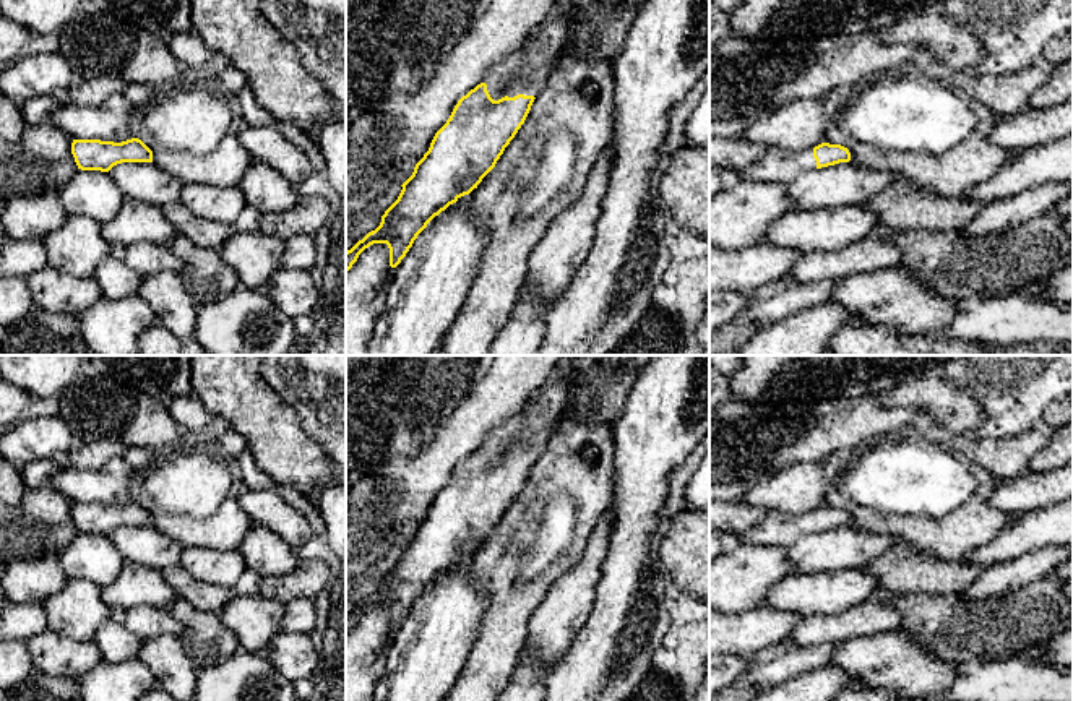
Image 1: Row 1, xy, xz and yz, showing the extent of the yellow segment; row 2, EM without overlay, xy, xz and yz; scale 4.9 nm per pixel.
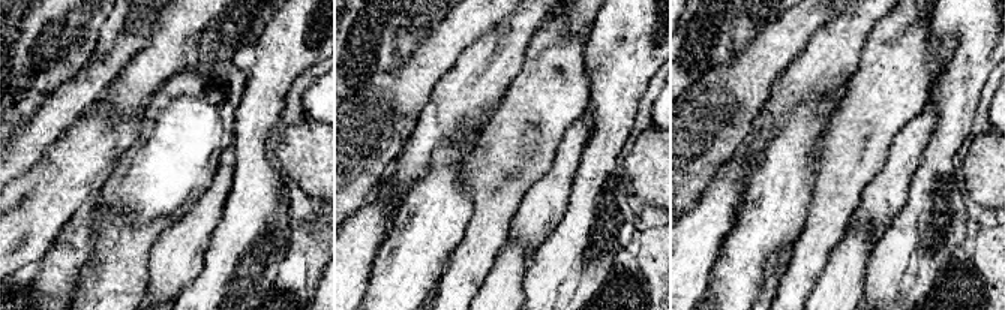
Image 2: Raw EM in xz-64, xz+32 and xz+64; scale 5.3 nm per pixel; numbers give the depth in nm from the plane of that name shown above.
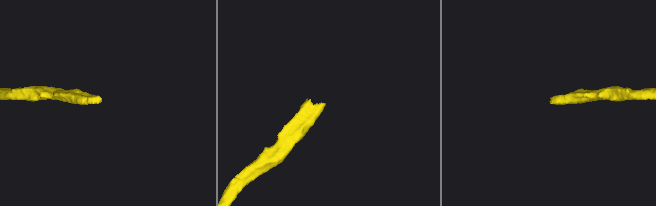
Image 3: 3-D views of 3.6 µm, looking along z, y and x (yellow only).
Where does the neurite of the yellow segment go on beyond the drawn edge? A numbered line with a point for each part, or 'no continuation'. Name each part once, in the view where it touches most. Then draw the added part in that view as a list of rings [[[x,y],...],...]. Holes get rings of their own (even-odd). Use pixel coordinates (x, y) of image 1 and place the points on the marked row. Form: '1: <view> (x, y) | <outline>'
1: xz (525, 72) | [[[558,0],[518,50],[487,70],[482,83],[493,101],[518,94],[537,97],[544,91],[557,54],[565,47],[571,3]]]

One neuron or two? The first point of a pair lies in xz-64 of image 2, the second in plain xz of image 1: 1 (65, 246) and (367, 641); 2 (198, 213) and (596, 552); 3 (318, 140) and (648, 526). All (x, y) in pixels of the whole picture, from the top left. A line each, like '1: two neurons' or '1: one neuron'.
1: two neurons
2: one neuron
3: two neurons

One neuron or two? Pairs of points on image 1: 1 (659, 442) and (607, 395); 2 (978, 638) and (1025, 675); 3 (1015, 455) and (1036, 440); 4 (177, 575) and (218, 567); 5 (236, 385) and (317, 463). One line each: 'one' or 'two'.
1: two
2: two
3: one
4: two
5: one

